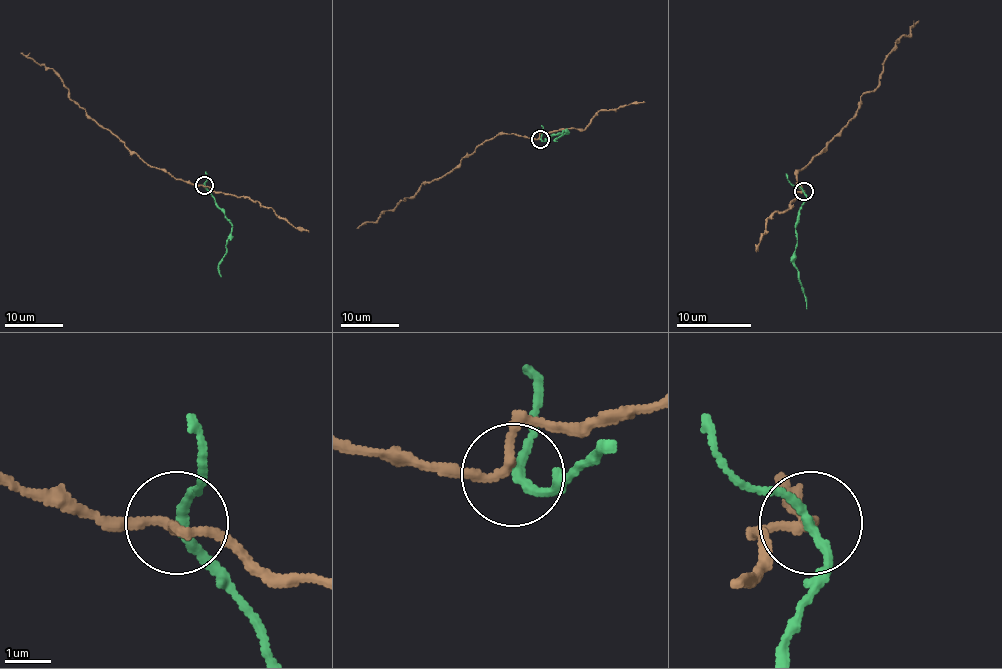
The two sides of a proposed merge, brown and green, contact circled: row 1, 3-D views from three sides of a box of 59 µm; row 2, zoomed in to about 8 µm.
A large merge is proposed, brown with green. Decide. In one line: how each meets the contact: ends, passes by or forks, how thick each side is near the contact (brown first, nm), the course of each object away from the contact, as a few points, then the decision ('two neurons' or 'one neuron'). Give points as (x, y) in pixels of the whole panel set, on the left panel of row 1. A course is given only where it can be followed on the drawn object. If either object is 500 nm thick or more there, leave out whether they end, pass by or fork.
brown passes by; green passes by; 200 nm thick on the brown side, 190 nm on the other; brown runs (203, 185), (176, 180), (148, 165), (118, 138), (99, 126), (74, 102), (63, 80), (51, 68), (21, 52); green runs (203, 185), (232, 226), (226, 254), (219, 265), (221, 277); two neurons

